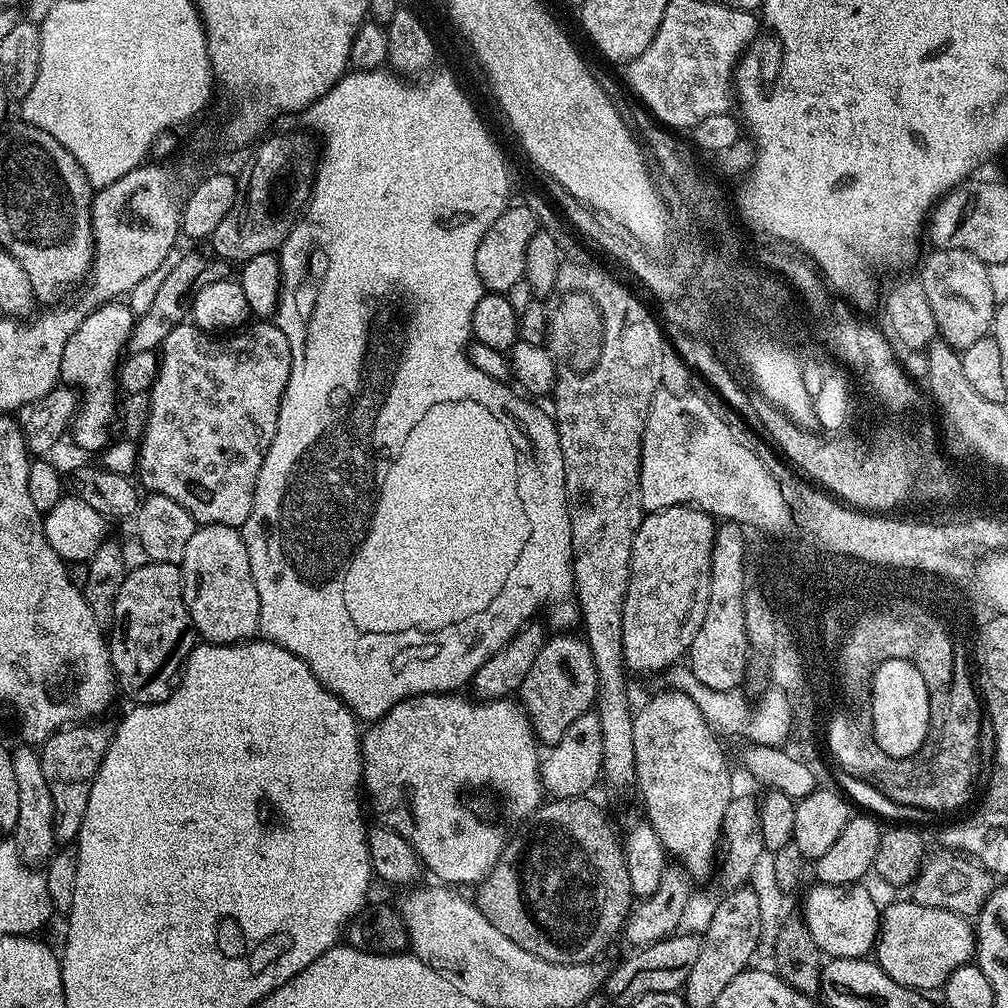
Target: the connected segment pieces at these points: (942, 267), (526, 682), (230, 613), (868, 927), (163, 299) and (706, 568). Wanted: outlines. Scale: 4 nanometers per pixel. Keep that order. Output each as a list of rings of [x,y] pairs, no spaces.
[[[961,248],[933,249],[929,253],[921,272],[918,272],[918,278],[923,284],[927,302],[934,313],[939,337],[943,343],[955,348],[956,351],[964,351],[991,331],[996,299],[990,287],[988,265]]]
[[[580,634],[552,635],[545,639],[542,650],[538,650],[538,658],[534,658],[534,666],[530,666],[526,678],[522,678],[518,693],[532,730],[544,746],[557,744],[570,725],[596,703],[596,666],[587,640]]]
[[[221,524],[197,527],[186,542],[184,557],[178,565],[184,576],[184,601],[192,619],[192,627],[210,644],[243,644],[260,632],[260,599],[258,586],[250,574],[250,554],[246,554],[244,537],[237,529]]]
[[[867,883],[822,884],[808,892],[802,919],[821,953],[828,958],[864,958],[875,949],[880,935],[881,905],[876,905]]]
[[[184,256],[176,265],[169,267],[162,278],[162,286],[158,286],[158,295],[154,302],[150,302],[150,310],[139,313],[135,317],[132,333],[128,339],[127,351],[141,352],[142,350],[155,351],[164,343],[166,334],[176,324],[185,323],[190,312],[190,297],[197,286],[205,285],[208,281],[222,280],[229,275],[229,265],[216,258],[213,264],[204,256]]]
[[[679,504],[678,506],[664,508],[662,511],[651,512],[645,515],[638,526],[638,534],[634,534],[634,546],[630,558],[630,582],[626,586],[626,602],[622,606],[622,646],[624,647],[624,662],[629,669],[636,672],[660,672],[673,667],[677,662],[685,659],[691,648],[702,622],[706,618],[706,606],[710,598],[710,578],[712,577],[712,547],[716,541],[717,525],[715,519],[695,505]]]

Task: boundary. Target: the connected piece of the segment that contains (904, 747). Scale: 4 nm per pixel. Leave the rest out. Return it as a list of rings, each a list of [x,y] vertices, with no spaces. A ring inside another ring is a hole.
[[[893,659],[882,662],[872,676],[872,718],[870,727],[878,746],[894,758],[915,757],[915,752],[928,740],[928,727],[933,727],[930,689],[910,661]]]

